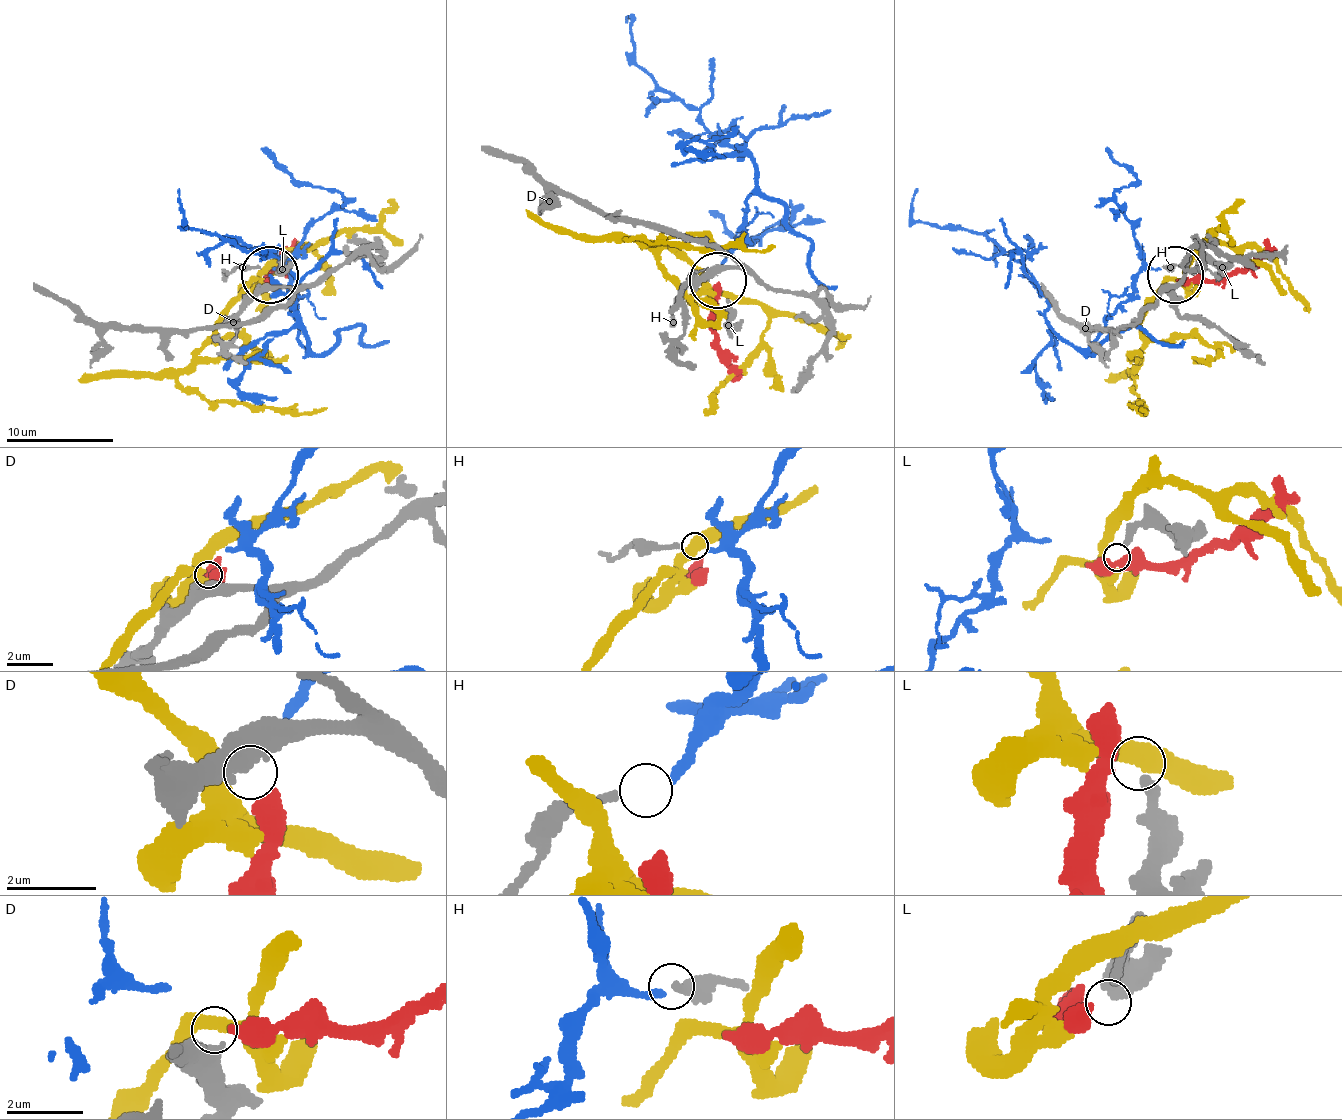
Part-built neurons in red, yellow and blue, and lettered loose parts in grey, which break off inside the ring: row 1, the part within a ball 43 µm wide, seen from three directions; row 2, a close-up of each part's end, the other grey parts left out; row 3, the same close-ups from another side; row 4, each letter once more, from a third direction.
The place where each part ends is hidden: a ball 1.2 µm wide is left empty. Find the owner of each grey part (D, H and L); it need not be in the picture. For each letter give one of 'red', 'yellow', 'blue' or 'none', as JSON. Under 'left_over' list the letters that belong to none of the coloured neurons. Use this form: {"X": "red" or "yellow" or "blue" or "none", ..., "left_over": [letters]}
{"D": "red", "H": "blue", "L": "none", "left_over": ["L"]}

